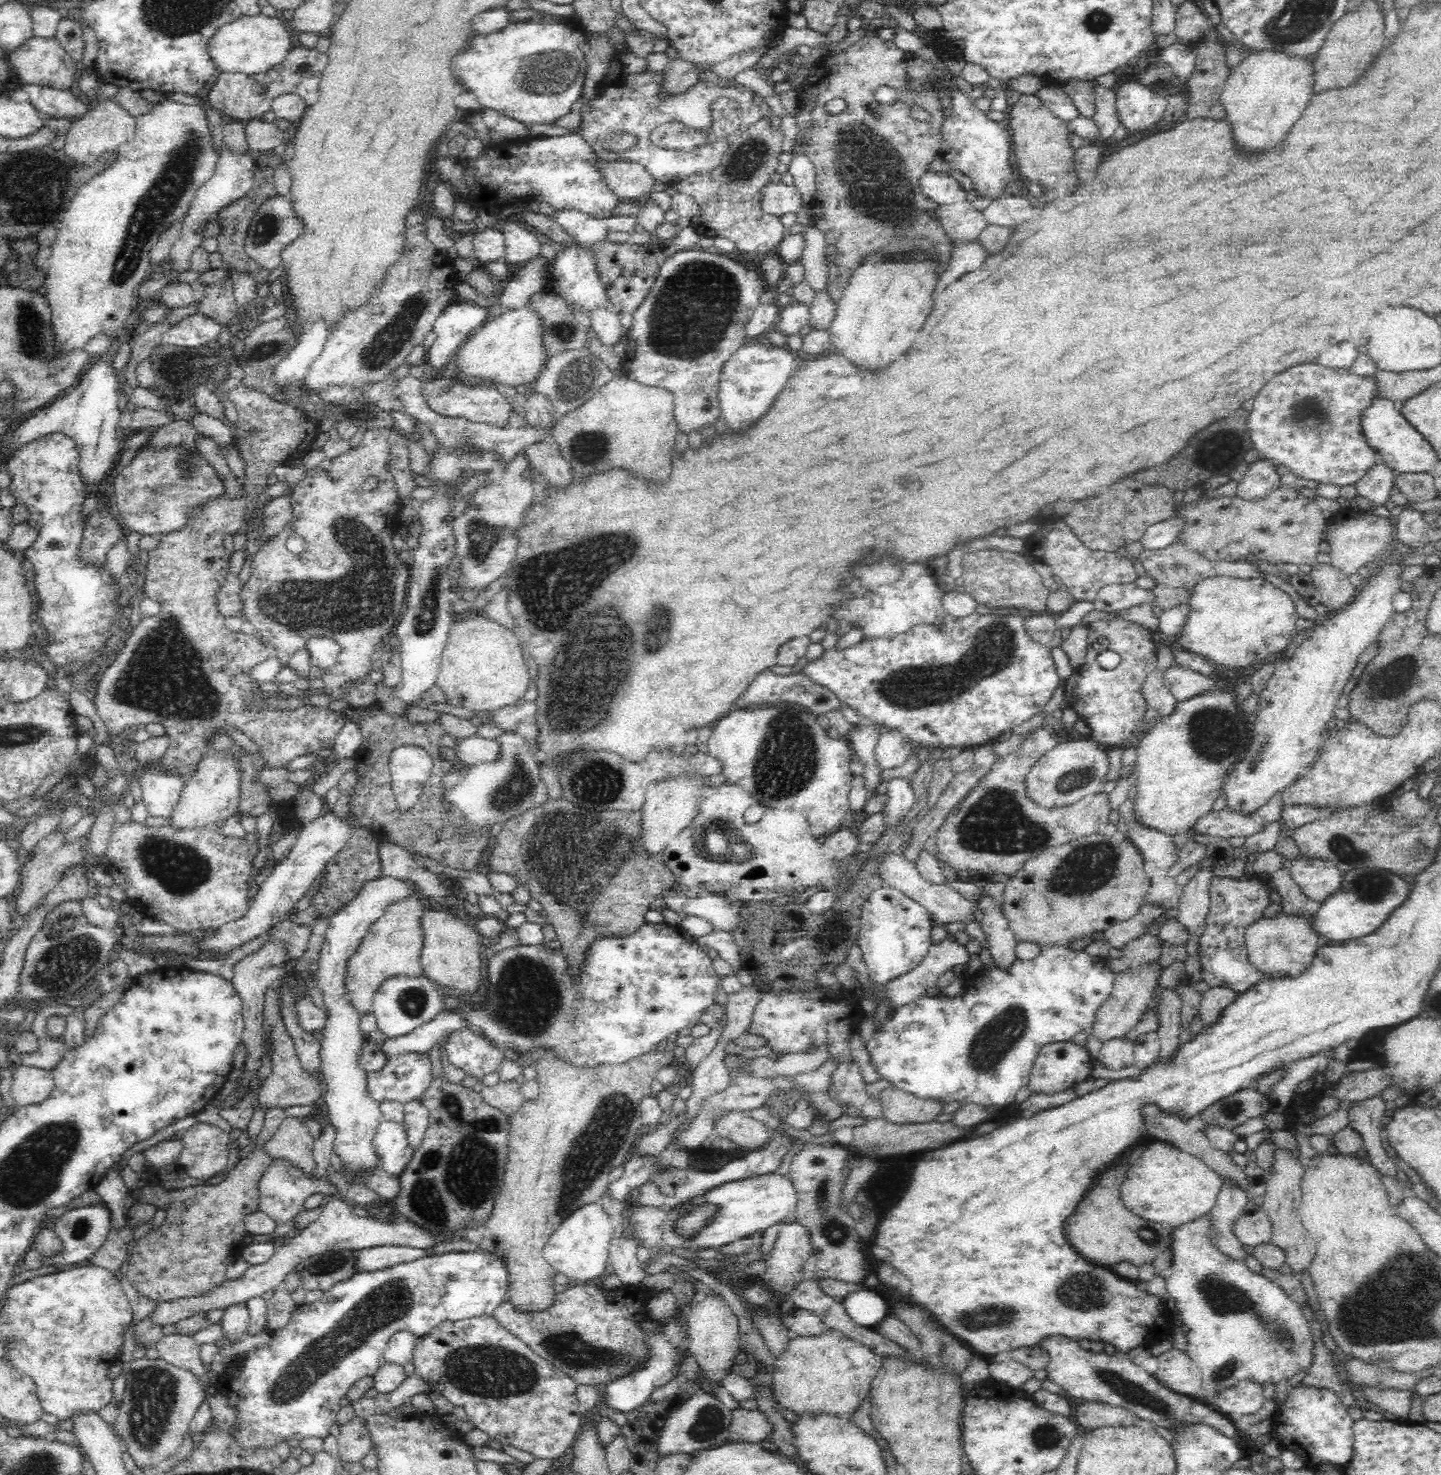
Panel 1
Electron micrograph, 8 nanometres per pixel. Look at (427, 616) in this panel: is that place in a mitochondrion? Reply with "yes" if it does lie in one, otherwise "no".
yes

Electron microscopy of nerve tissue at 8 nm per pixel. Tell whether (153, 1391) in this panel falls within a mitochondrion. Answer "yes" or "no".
yes

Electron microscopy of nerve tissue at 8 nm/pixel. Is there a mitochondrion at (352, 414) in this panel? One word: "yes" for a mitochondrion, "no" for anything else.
no

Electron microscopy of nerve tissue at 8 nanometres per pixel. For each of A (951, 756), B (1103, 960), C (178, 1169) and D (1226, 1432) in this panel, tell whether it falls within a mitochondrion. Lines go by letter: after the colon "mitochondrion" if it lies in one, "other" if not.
A: other
B: other
C: other
D: other

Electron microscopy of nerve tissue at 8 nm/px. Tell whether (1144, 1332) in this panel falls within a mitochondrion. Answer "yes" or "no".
no

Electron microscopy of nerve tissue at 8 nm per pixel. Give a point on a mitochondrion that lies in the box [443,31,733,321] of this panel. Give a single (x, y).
(544, 72)

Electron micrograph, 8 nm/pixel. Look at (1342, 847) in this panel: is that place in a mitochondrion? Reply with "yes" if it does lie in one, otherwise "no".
yes

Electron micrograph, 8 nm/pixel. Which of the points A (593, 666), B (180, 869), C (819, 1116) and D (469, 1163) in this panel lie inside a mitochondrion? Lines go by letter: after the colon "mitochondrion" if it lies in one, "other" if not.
A: mitochondrion
B: mitochondrion
C: other
D: mitochondrion

